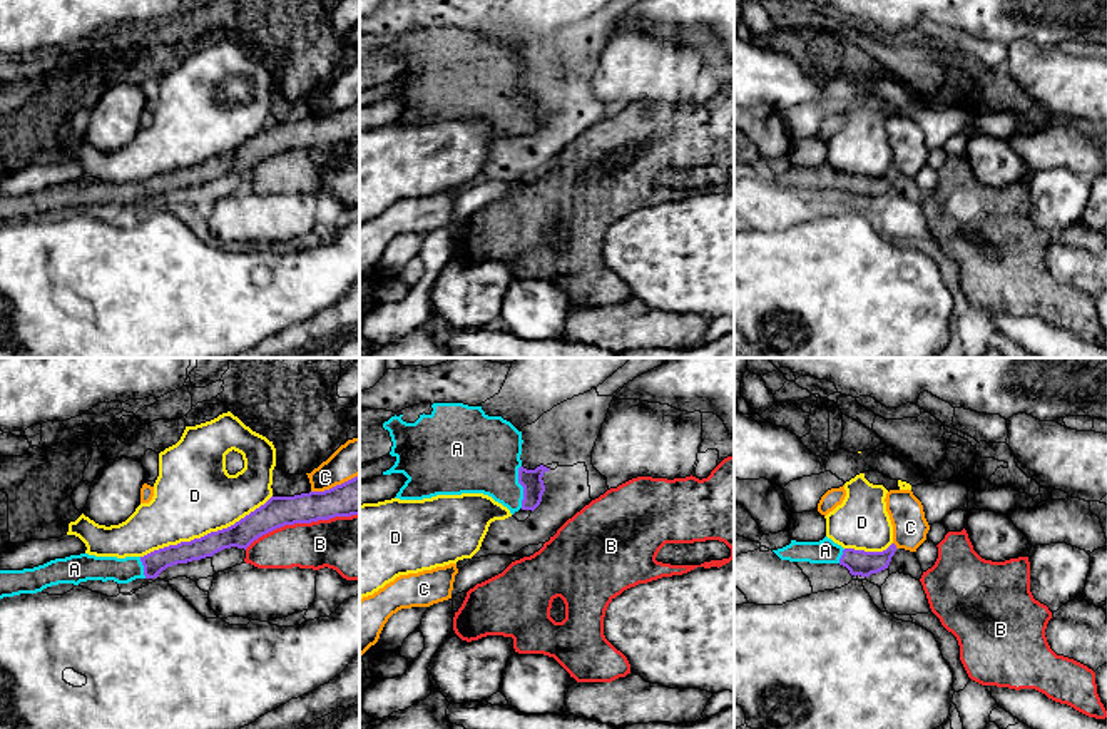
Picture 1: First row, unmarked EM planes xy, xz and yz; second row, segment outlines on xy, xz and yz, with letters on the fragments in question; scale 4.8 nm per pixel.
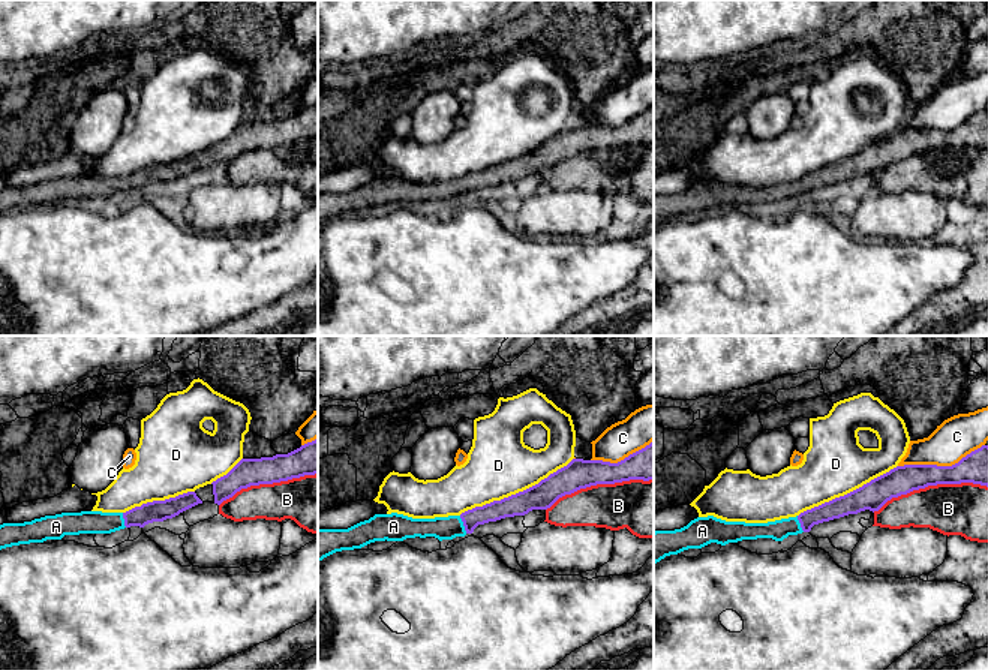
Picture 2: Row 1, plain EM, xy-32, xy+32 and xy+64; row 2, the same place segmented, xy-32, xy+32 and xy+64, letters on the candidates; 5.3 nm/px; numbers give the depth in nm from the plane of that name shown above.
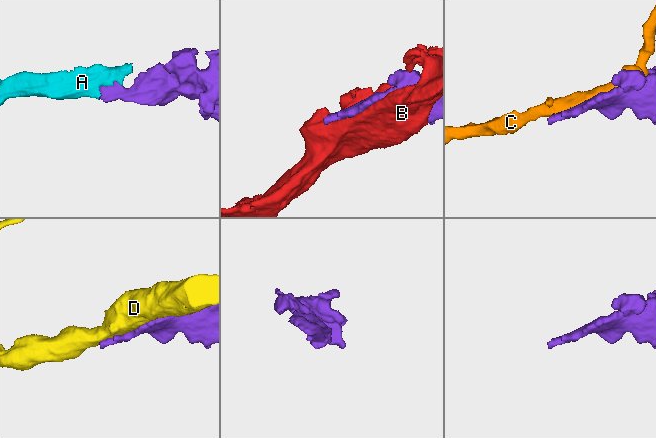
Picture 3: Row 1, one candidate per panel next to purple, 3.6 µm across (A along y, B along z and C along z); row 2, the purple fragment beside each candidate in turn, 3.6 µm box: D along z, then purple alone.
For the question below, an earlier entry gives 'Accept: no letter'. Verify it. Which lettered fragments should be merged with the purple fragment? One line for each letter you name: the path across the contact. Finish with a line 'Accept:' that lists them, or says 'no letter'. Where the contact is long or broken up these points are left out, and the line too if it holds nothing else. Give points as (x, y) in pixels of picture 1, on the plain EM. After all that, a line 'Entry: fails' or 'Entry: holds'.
A: way xz (530, 106), (522, 111), (514, 111), (482, 79)
Accept: A
Entry: fails

